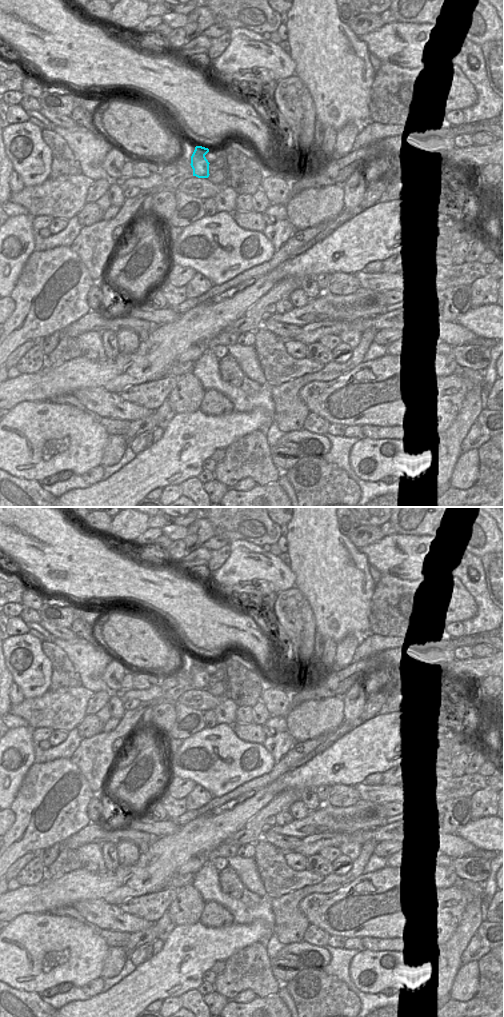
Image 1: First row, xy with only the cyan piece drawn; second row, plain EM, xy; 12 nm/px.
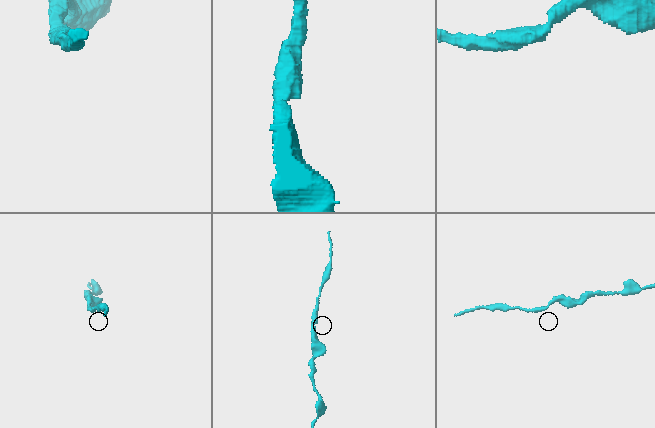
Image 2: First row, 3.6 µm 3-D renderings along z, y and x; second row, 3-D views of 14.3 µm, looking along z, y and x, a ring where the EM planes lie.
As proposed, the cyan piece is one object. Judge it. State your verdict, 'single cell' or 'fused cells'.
single cell

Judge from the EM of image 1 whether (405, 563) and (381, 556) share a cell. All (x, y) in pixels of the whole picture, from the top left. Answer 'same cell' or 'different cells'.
same cell

